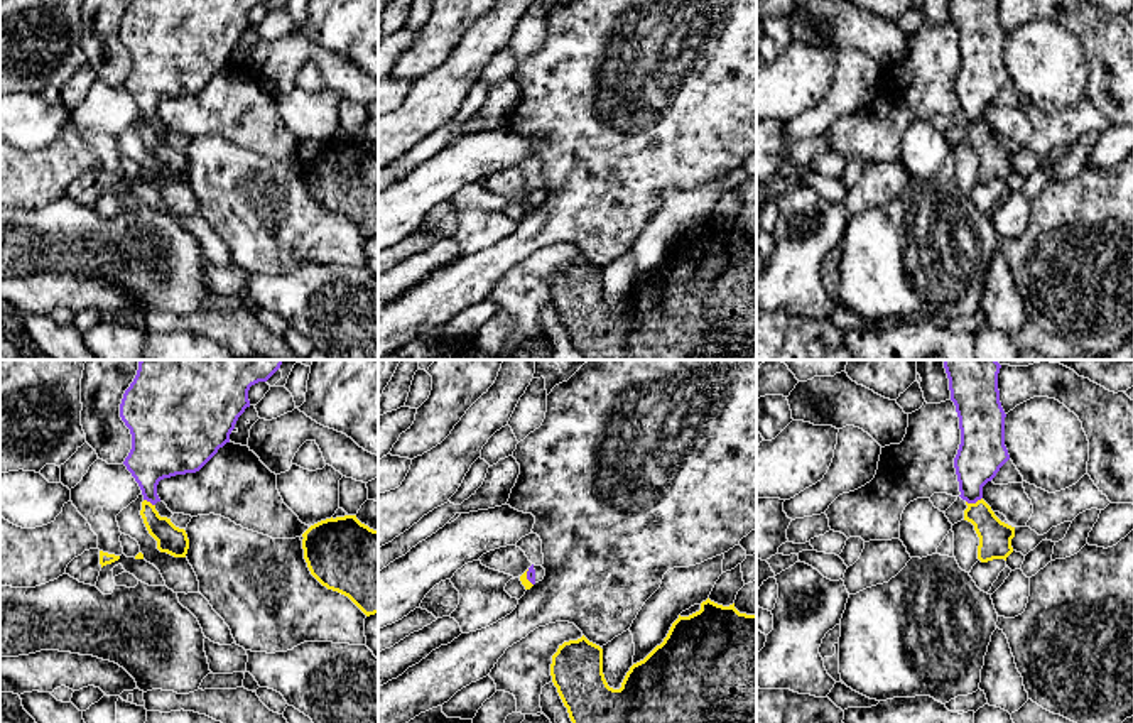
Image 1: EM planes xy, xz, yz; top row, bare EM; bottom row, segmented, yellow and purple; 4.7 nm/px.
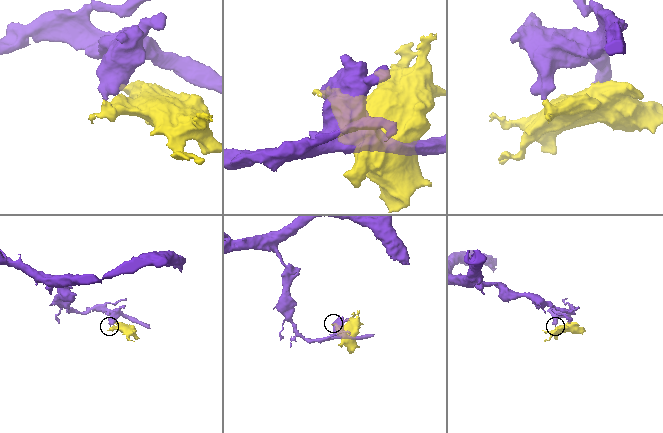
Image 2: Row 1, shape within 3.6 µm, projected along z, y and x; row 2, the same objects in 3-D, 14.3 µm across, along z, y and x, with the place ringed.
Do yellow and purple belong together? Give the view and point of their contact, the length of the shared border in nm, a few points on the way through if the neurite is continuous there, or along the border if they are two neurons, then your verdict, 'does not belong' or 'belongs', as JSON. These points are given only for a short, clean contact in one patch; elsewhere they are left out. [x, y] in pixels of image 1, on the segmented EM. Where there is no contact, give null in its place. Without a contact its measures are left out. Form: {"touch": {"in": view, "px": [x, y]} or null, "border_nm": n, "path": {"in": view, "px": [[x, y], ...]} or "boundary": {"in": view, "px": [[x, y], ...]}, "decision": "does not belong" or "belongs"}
{"touch": {"in": "yz", "px": [973, 504]}, "border_nm": 80, "path": {"in": "yz", "px": [[995, 538], [973, 504], [973, 470], [981, 453]]}, "decision": "belongs"}

